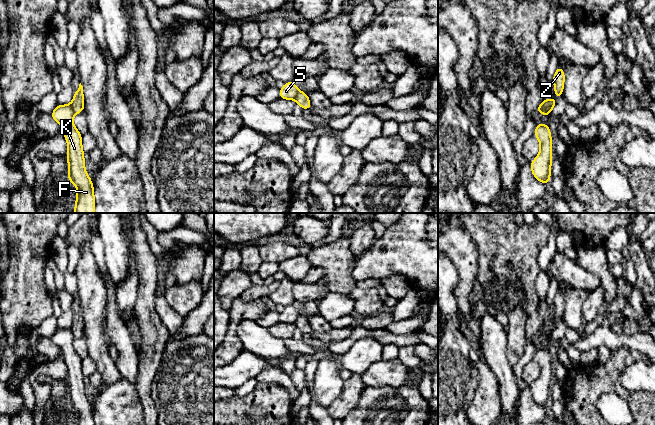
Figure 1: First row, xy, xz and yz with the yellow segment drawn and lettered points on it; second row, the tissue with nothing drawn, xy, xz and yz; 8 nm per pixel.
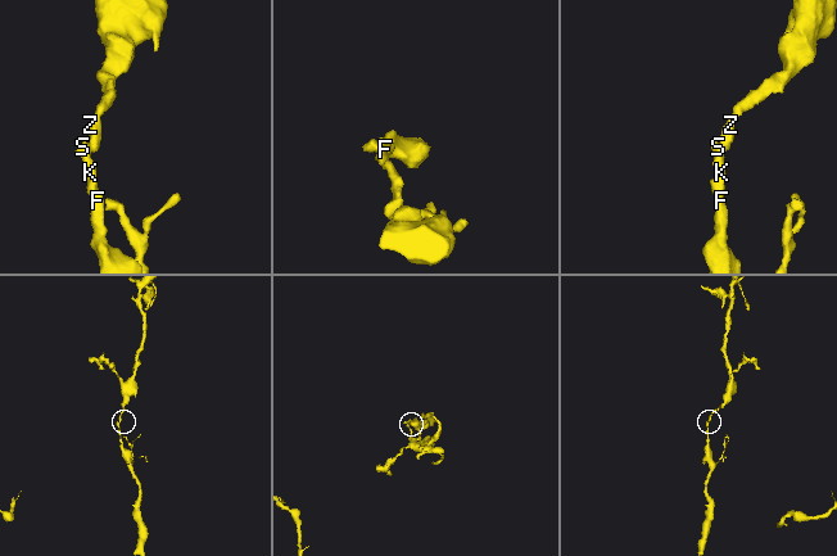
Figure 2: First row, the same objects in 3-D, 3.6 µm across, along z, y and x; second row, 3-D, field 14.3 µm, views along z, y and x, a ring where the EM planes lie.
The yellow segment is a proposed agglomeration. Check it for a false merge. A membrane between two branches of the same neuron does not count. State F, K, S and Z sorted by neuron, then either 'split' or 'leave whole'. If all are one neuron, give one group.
groups F K S / Z; split

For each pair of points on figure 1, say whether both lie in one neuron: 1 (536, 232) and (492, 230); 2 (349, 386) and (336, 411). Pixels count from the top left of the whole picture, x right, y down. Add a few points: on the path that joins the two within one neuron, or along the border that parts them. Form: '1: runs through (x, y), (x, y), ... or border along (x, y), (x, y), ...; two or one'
1: runs through (525, 233), (503, 233); one
2: runs through (349, 392), (349, 398), (342, 405); one

